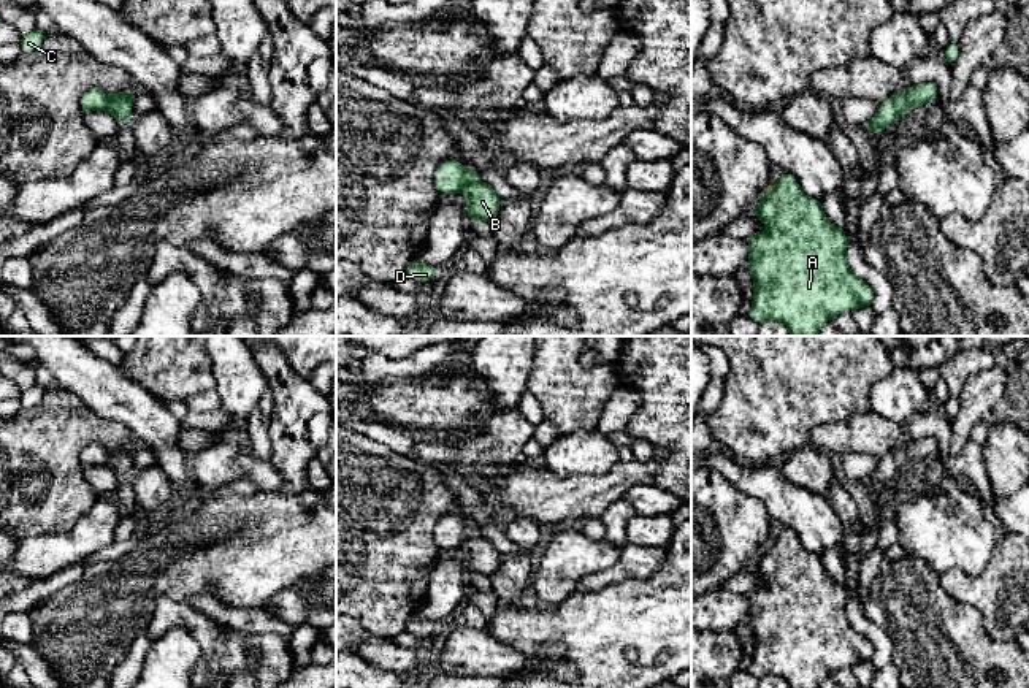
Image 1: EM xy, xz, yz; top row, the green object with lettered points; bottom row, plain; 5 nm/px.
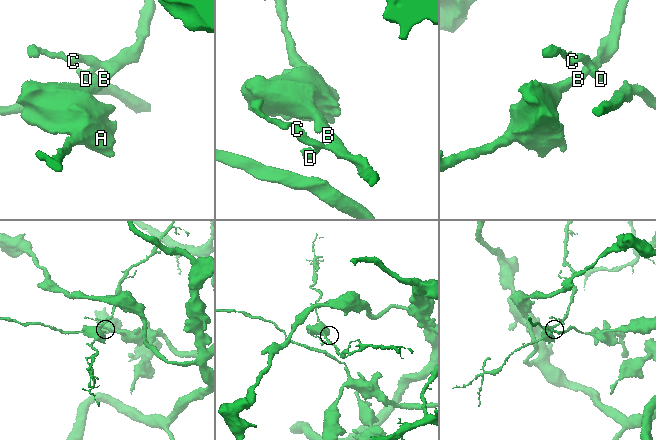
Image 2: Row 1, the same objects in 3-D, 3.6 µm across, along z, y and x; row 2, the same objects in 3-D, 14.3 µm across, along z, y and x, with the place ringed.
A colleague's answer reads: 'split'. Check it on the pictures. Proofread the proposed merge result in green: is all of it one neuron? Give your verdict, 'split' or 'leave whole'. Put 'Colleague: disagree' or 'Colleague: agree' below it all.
leave whole
Colleague: disagree

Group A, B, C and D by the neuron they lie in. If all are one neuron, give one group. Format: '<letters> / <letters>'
A B C D

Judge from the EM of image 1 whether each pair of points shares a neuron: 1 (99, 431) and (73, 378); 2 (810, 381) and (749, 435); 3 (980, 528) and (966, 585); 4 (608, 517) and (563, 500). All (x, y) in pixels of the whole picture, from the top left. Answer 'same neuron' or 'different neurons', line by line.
1: different neurons
2: same neuron
3: different neurons
4: different neurons

